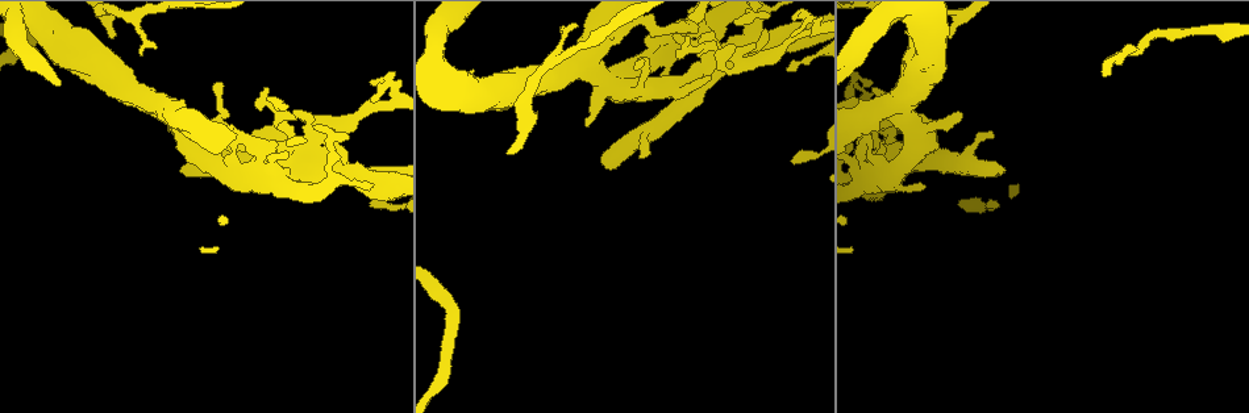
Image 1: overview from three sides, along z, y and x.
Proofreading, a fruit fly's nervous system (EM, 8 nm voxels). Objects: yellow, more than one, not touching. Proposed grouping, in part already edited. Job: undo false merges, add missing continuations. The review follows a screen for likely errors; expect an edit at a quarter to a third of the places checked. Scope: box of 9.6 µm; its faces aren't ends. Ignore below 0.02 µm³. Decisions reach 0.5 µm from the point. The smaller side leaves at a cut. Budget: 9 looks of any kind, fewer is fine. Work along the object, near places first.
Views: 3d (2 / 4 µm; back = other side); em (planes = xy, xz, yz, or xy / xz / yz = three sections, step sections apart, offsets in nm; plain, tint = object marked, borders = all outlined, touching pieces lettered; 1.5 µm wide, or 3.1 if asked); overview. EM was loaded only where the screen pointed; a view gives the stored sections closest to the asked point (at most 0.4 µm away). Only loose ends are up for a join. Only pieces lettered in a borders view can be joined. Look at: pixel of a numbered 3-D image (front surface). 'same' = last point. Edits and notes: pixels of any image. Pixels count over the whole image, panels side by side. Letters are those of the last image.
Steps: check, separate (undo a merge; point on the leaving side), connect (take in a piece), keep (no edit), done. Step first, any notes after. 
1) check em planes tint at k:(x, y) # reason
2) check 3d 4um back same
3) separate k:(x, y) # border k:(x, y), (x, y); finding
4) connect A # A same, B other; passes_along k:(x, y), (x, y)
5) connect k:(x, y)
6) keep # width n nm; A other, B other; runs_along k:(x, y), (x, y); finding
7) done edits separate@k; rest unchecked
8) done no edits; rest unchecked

check em xy step 8 tint at 1:(393, 88) # sharp bend

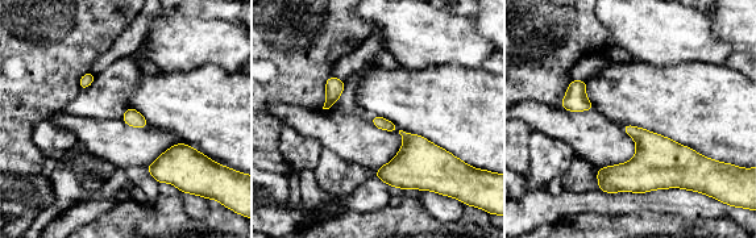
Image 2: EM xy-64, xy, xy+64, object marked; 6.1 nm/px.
check em planes borders same # another direction

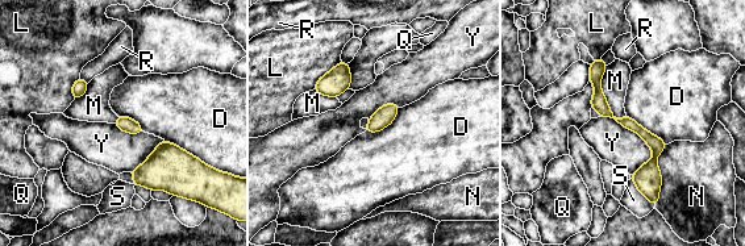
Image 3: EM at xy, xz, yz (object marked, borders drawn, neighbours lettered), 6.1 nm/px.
keep # D other, L other, M other, N other, Q other, R other, S other, Y other; runs_along 3:(596, 63), (598, 101), (654, 145), (654, 196); continuous, no second neuron

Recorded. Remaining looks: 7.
check em planes borders at 1:(867, 152) # closes a loop

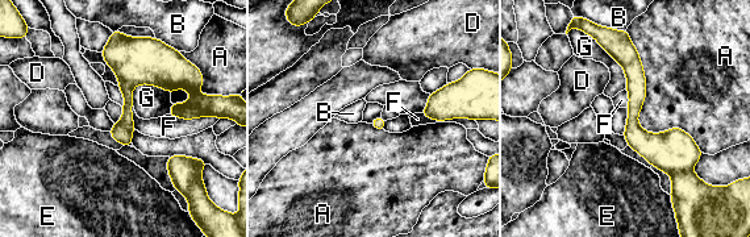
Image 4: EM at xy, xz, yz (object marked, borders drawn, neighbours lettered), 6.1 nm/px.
keep # longest_contact A 900 nm; A other, B other, D other, E other, F other, G other; runs_along 4:(620, 38), (633, 129), (674, 179); all the same neuron

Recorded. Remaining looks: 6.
check em xz step 8 borders at 1:(950, 35) # free end

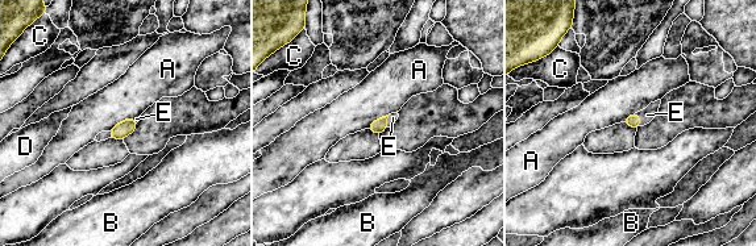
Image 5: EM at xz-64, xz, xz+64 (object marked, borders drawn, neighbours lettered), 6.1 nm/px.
connect E # A other, B other, C other, D other, E same; passes_along 5:(634, 121), (640, 119), (647, 115); the neuron continues

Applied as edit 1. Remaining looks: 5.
check em xz step 4 borders at 1:(139, 53) # branch stops here

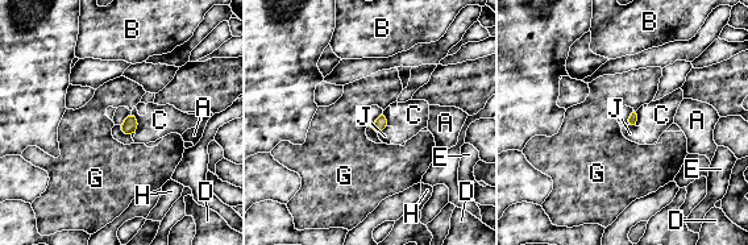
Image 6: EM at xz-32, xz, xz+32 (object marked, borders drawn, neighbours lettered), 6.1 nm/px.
check em planes borders same

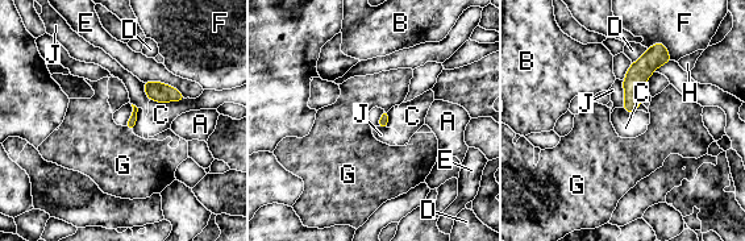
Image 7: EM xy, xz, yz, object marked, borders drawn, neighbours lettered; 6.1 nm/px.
keep # A other, B other, C other, D other, E other, F other, G other, H other, J other; runs_along 7:(661, 54), (636, 78), (628, 108); no lettered piece goes on from it

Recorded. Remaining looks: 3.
done edits connect@5; rest unchecked

